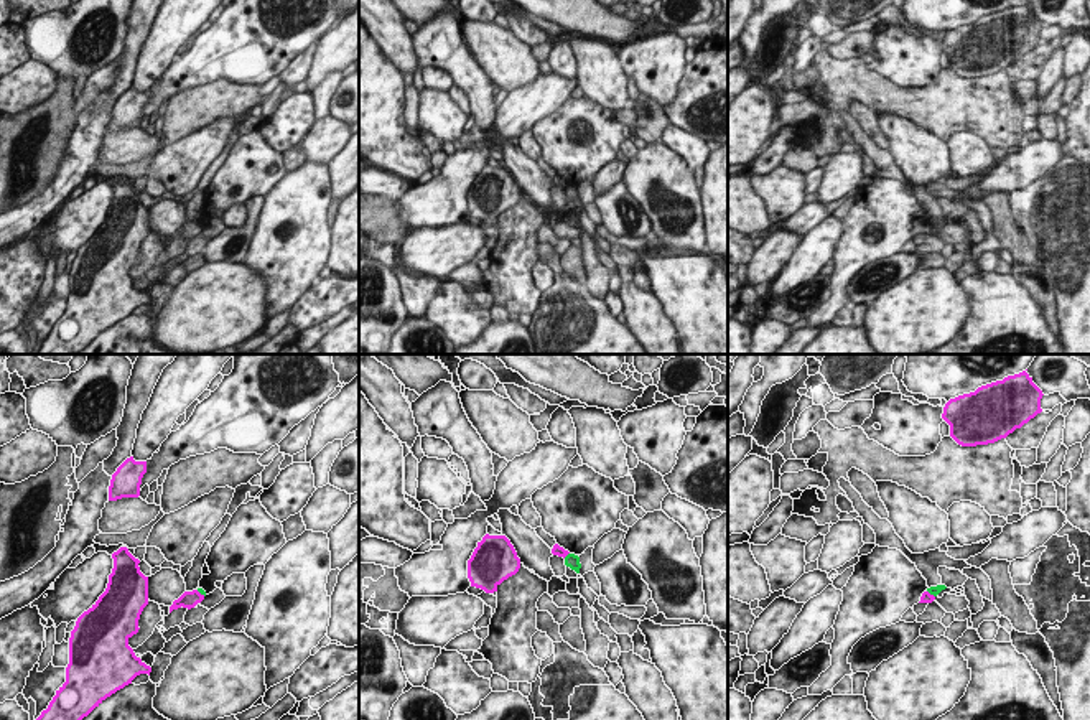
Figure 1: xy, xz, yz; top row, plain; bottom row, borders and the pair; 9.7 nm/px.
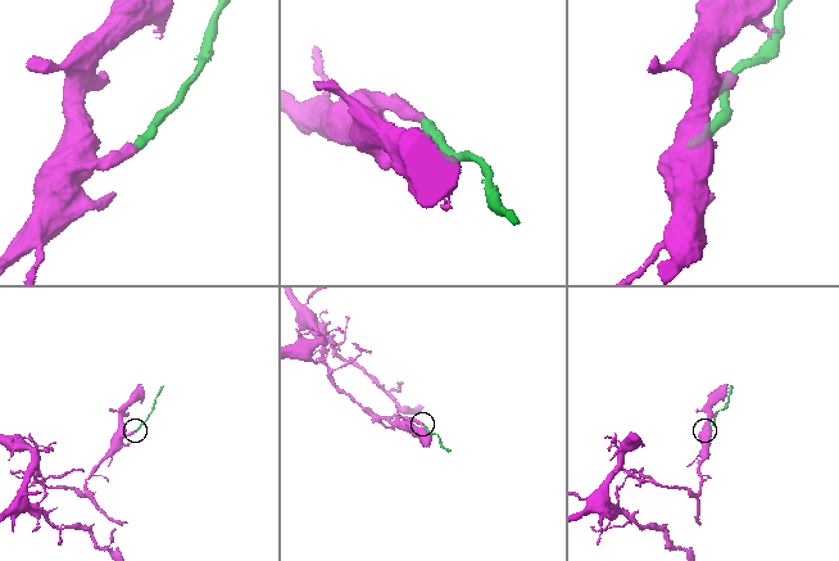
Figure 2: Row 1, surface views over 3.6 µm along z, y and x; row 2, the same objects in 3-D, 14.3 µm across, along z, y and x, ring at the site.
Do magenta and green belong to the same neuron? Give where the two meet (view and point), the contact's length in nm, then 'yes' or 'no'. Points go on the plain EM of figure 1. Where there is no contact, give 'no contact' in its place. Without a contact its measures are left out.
xy (200, 224) | 110 nm | no

